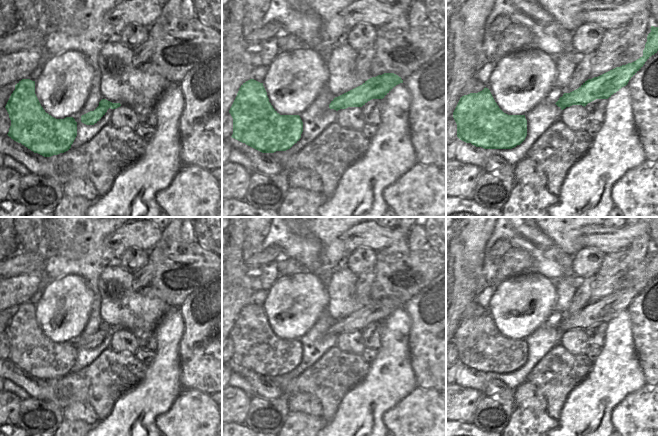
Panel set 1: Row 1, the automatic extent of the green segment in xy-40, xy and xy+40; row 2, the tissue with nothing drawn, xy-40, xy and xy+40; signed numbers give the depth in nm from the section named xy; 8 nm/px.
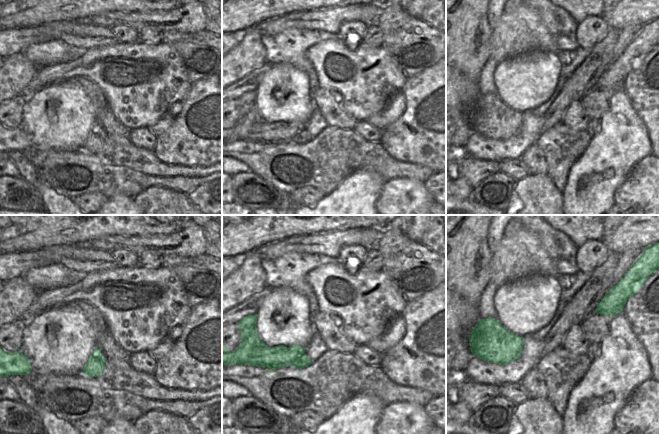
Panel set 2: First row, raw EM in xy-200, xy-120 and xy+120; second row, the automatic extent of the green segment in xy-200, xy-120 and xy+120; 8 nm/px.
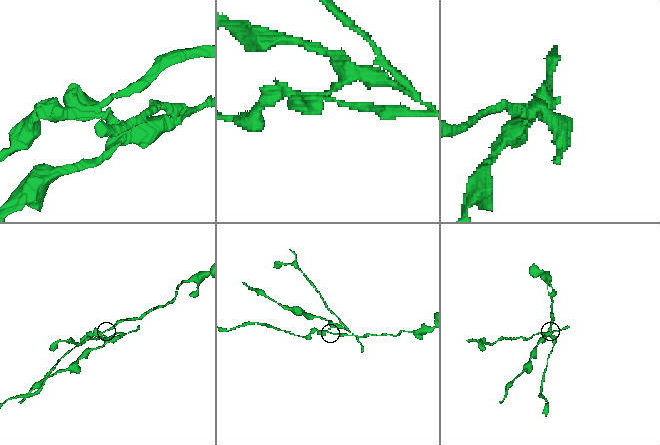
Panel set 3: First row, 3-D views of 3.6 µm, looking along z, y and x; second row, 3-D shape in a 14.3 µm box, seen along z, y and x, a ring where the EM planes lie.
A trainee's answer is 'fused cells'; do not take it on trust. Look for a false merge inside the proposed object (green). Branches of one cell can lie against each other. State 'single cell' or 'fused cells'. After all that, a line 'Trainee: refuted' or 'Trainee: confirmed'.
fused cells
Trainee: confirmed

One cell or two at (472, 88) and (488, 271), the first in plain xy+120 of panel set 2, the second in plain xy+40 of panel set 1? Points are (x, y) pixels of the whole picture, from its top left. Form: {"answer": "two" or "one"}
{"answer": "two"}

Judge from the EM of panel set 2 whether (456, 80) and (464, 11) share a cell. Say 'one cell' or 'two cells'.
two cells

